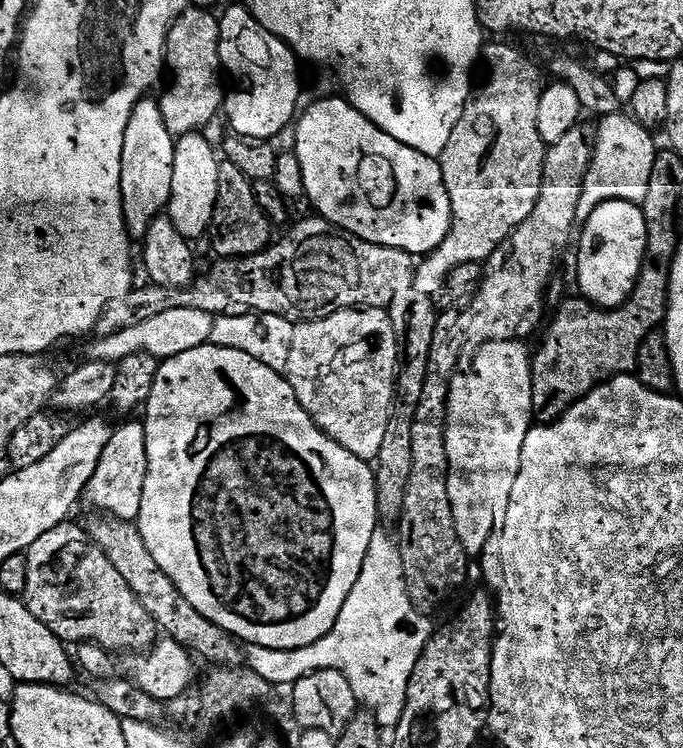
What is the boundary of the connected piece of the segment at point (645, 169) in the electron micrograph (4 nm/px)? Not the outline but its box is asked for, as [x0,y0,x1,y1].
[582,114,658,202]

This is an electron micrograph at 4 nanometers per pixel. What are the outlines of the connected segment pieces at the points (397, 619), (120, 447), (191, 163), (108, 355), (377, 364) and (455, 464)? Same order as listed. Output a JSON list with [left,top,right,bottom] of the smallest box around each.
[[246,538,434,730],[83,419,147,521],[166,132,220,241],[90,308,216,365],[286,308,402,462],[446,338,534,558]]

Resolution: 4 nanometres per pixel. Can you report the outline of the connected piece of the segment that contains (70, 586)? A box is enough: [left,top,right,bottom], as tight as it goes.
[22,522,158,653]

